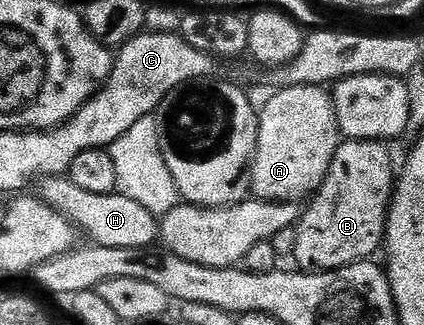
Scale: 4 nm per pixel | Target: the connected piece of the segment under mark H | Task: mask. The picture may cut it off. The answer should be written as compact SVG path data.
M51 177L41 180L40 197L52 209L69 219L91 244L108 249L140 249L153 247L160 239L160 219L132 197L120 194L87 193L69 177Z

